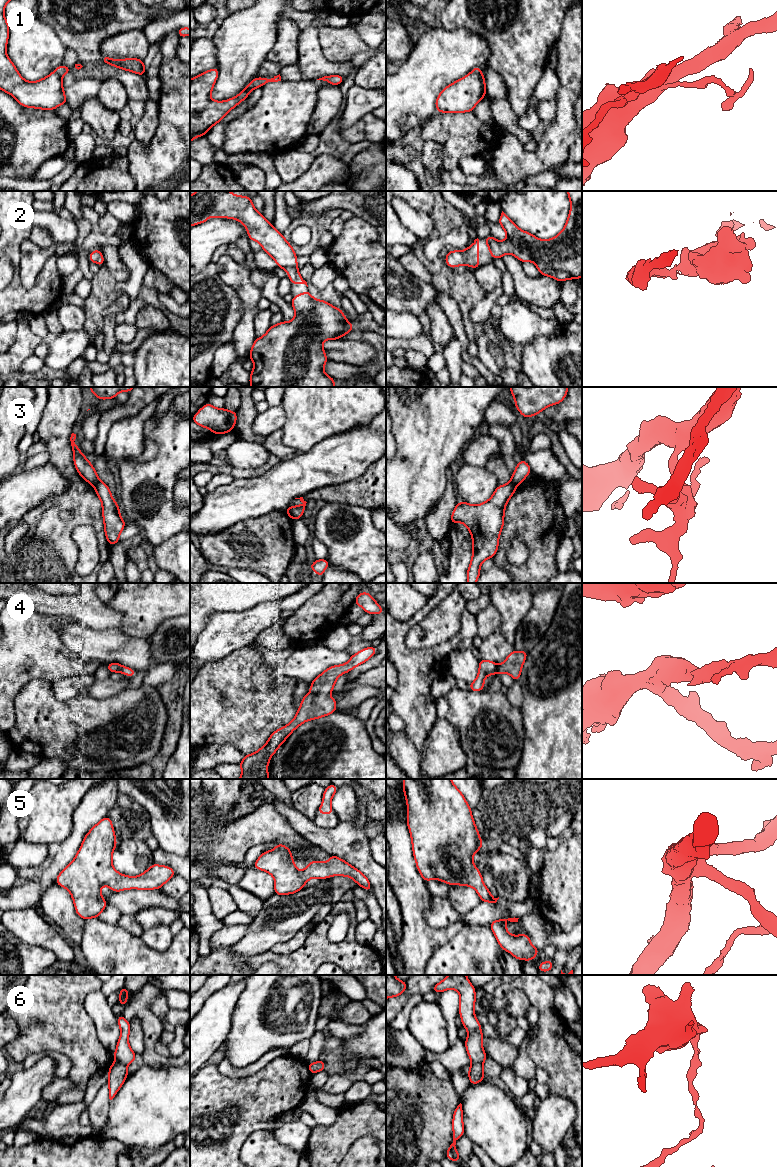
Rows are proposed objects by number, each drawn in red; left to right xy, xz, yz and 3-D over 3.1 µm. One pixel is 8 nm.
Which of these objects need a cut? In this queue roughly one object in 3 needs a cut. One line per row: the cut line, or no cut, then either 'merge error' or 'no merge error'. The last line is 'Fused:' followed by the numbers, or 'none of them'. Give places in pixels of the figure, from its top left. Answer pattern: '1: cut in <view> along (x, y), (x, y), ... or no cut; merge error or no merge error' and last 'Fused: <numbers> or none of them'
1: cut in xy along (54, 71), (61, 77); merge error
2: no cut; no merge error
3: cut in yz along (510, 481), (516, 485); merge error
4: no cut; no merge error
5: no cut; no merge error
6: cut in yz along (472, 1063), (482, 1064); merge error
Fused: 1, 3, 6

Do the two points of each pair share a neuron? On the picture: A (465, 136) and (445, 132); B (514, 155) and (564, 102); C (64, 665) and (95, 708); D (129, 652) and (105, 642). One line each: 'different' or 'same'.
A: same
B: same
C: different
D: same

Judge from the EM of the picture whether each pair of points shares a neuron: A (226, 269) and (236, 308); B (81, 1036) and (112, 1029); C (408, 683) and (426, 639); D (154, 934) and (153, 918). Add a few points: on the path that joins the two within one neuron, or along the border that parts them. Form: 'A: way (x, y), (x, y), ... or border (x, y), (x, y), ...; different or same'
A: border (216, 266), (218, 275), (236, 291), (243, 305); different
B: border (86, 1012), (93, 1023), (99, 1041), (109, 1053); different
C: border (405, 633), (405, 644), (408, 647), (432, 647); different
D: border (168, 926), (157, 924), (144, 929); different

